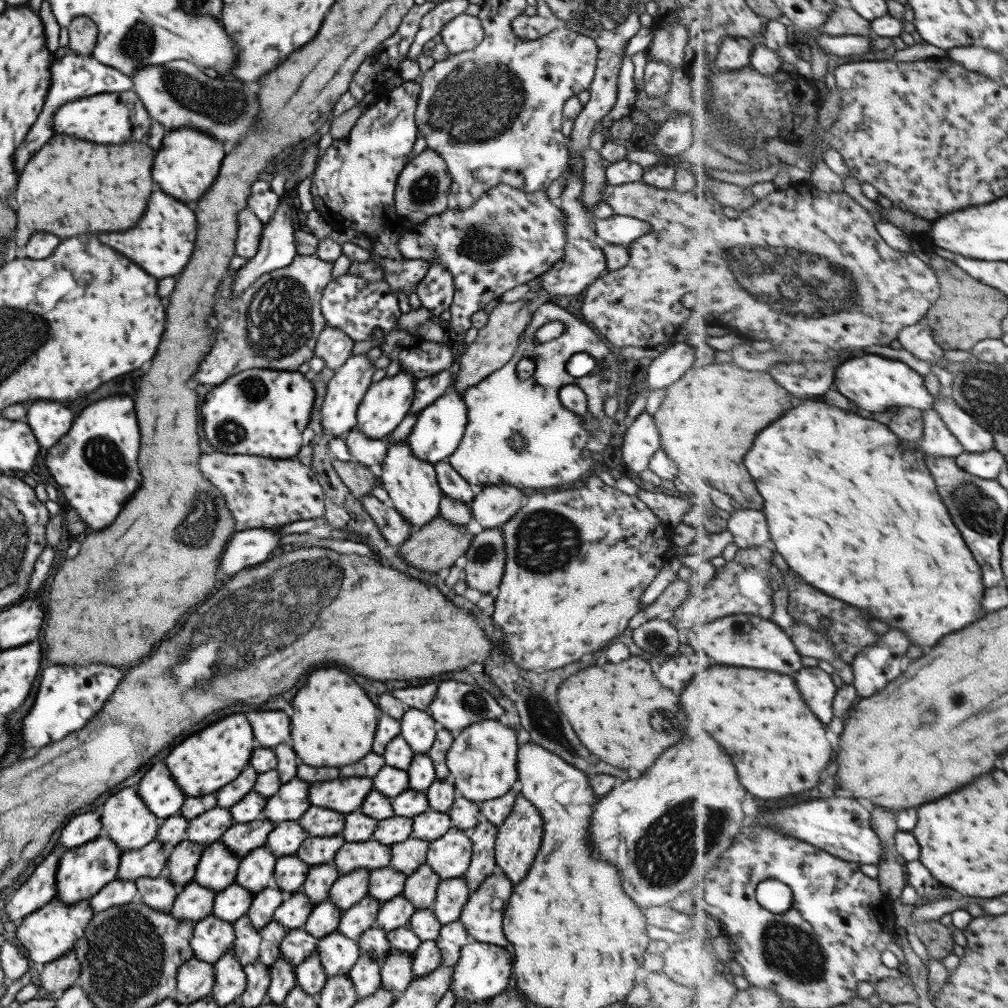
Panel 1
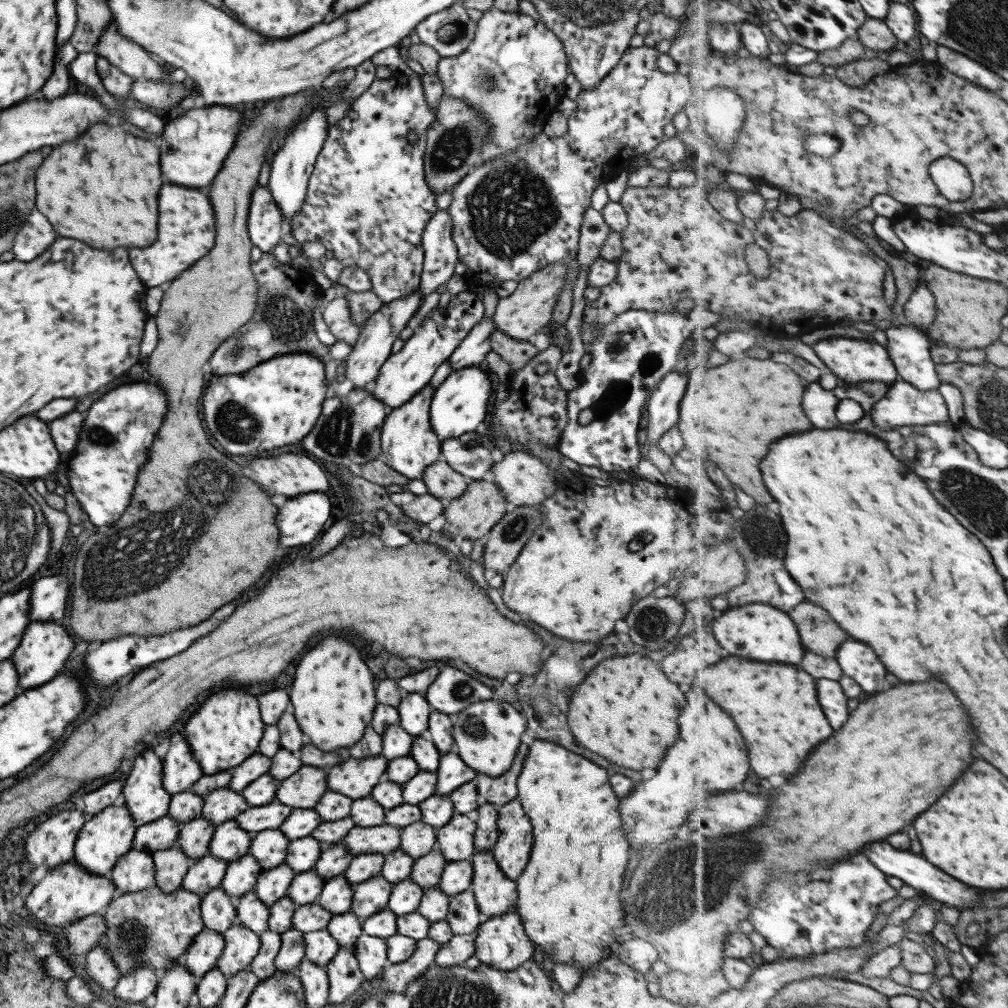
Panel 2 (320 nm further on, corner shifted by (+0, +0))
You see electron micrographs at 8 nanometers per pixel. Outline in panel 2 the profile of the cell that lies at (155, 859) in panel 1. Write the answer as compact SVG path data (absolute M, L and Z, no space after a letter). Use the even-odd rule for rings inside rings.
M169 816L157 818L149 824L142 824L134 832L131 848L143 854L153 854L175 846L180 832L180 825Z

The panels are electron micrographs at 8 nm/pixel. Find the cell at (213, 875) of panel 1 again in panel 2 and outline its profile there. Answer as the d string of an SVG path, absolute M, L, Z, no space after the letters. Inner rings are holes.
M234 819L223 822L214 829L207 845L207 856L219 858L229 864L248 853L251 839L252 834L241 830Z

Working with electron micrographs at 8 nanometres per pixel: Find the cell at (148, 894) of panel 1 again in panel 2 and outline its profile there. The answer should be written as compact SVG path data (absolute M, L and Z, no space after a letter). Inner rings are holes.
M177 846L153 852L151 860L153 860L155 871L155 884L164 893L174 891L181 884L181 881L184 880L184 874L193 862L185 857L185 854Z

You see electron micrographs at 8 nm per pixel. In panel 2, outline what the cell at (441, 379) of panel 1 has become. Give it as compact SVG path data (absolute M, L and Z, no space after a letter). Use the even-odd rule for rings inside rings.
M492 320L481 321L471 328L471 332L463 338L463 341L453 350L447 360L451 372L469 366L484 365L485 354L490 350L488 339L489 335L493 333L493 328Z

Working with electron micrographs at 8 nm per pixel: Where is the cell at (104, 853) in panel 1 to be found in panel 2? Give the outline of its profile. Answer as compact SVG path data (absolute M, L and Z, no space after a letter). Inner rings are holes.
M113 805L103 808L95 816L88 818L83 827L79 829L73 844L73 862L82 866L85 870L91 871L91 874L109 874L115 862L123 854L127 854L129 850L132 850L131 844L136 828L125 805Z

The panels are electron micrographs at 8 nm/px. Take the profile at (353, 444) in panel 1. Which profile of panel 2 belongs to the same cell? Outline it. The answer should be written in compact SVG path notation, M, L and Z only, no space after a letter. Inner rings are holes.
M371 388L351 389L346 396L325 398L314 427L301 440L304 454L316 456L321 460L342 464L365 464L380 458L380 430L387 413L387 407L371 394Z

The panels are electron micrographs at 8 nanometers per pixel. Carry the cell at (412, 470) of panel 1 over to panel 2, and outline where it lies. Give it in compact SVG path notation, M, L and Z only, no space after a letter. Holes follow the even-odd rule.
M427 383L413 397L401 406L388 410L381 430L381 458L395 472L406 476L408 480L421 479L423 469L441 458L440 442L429 422L429 407L434 389Z

